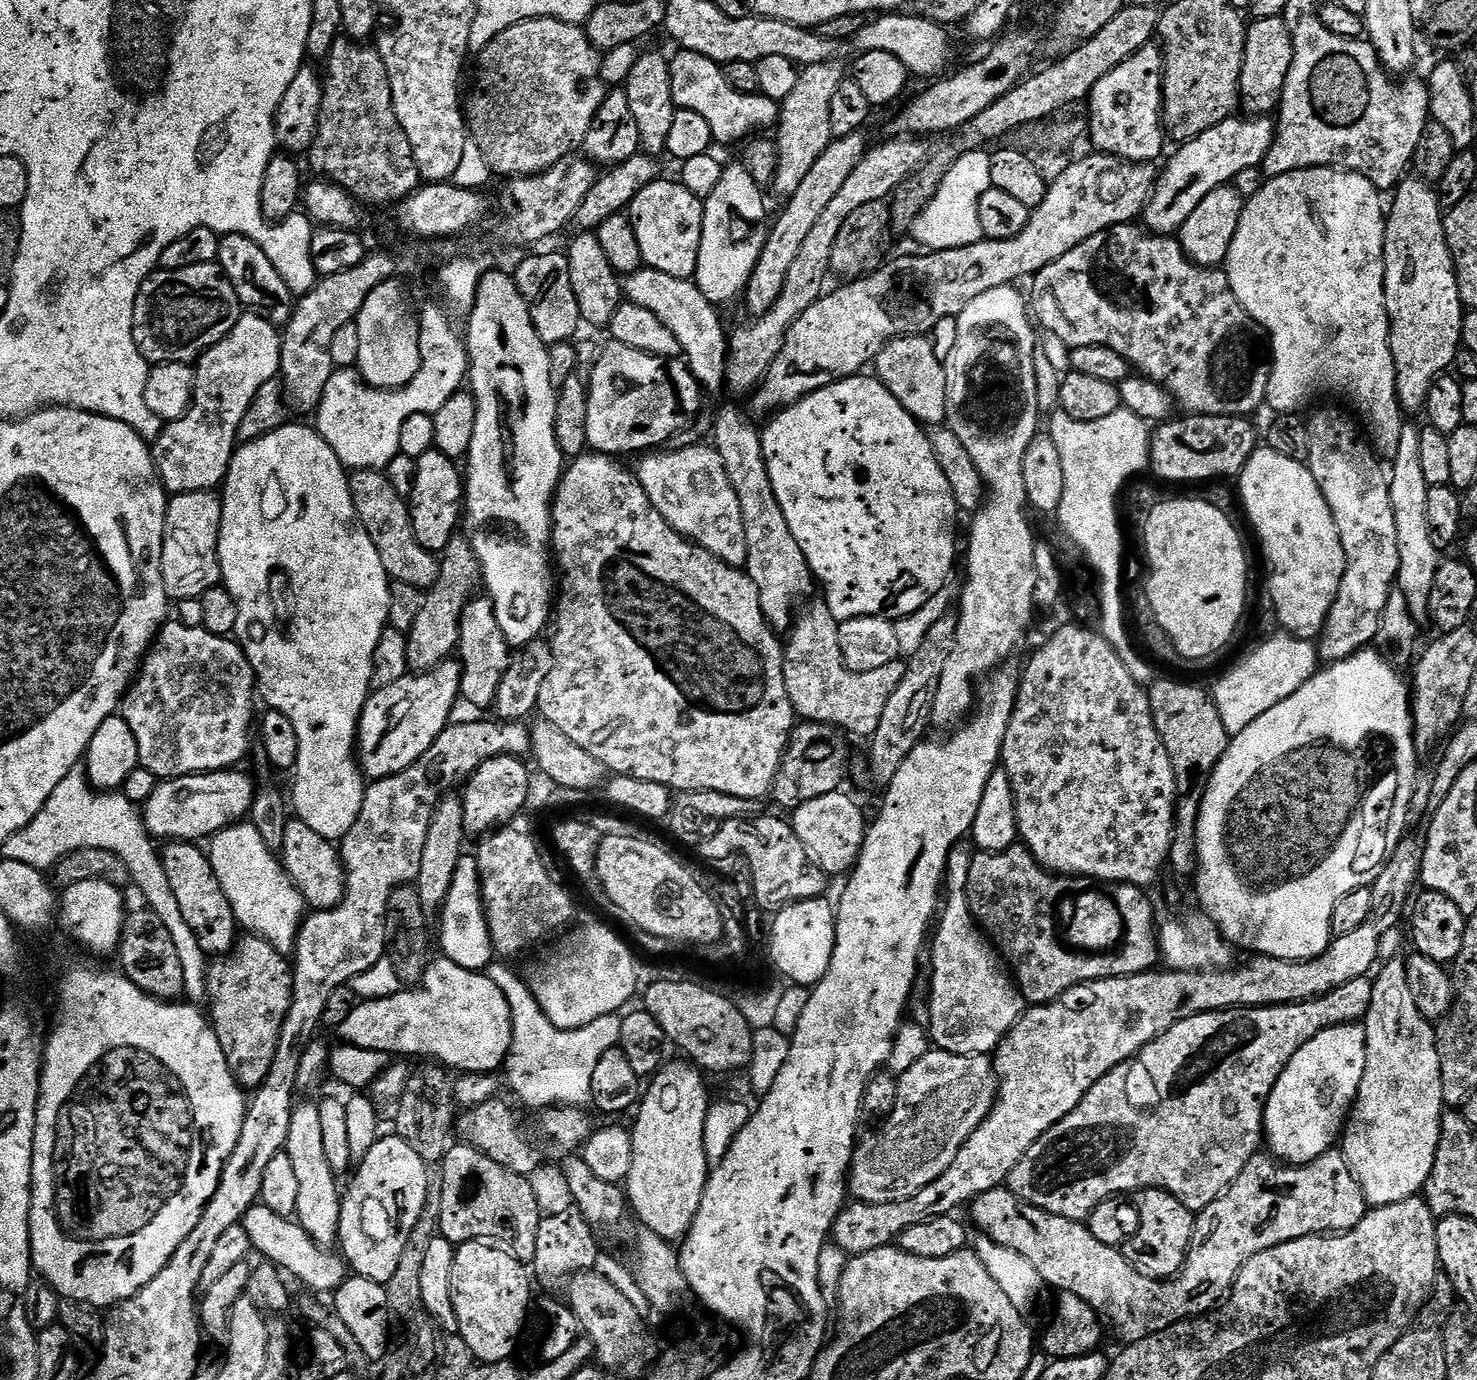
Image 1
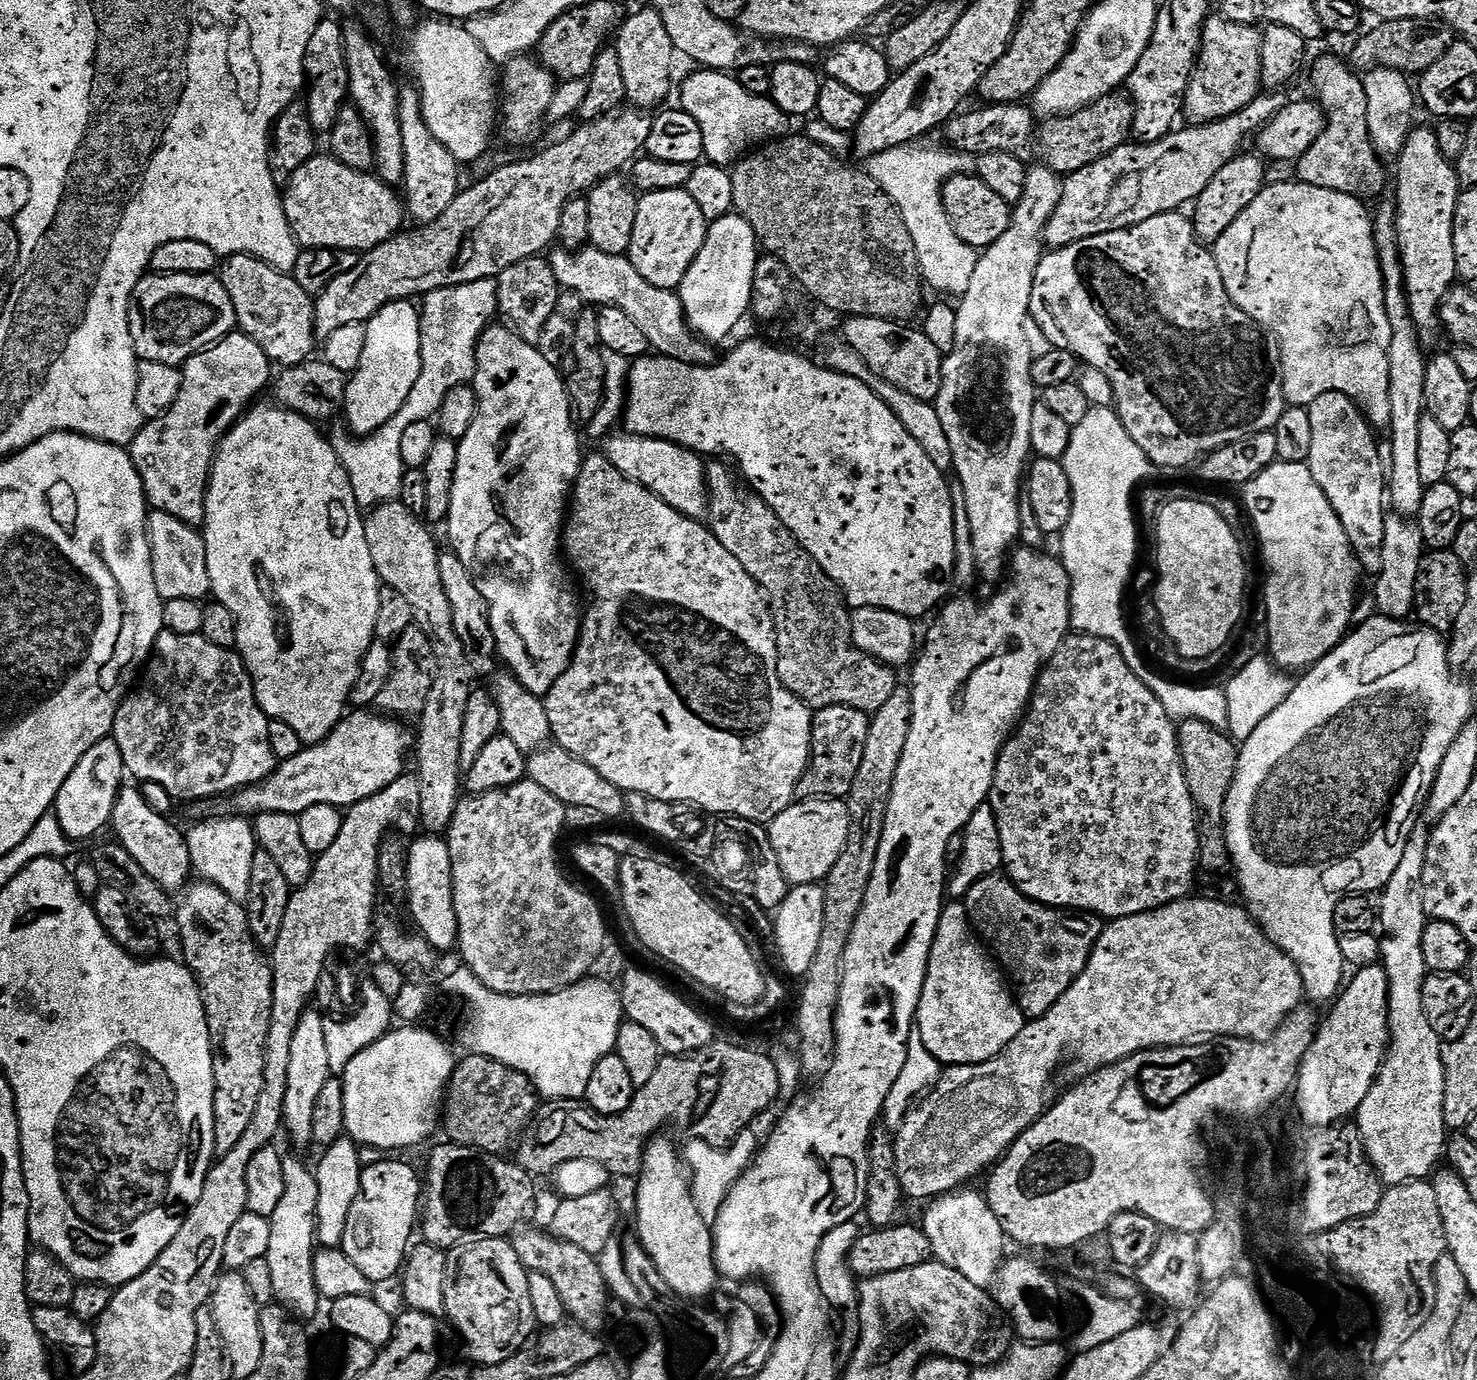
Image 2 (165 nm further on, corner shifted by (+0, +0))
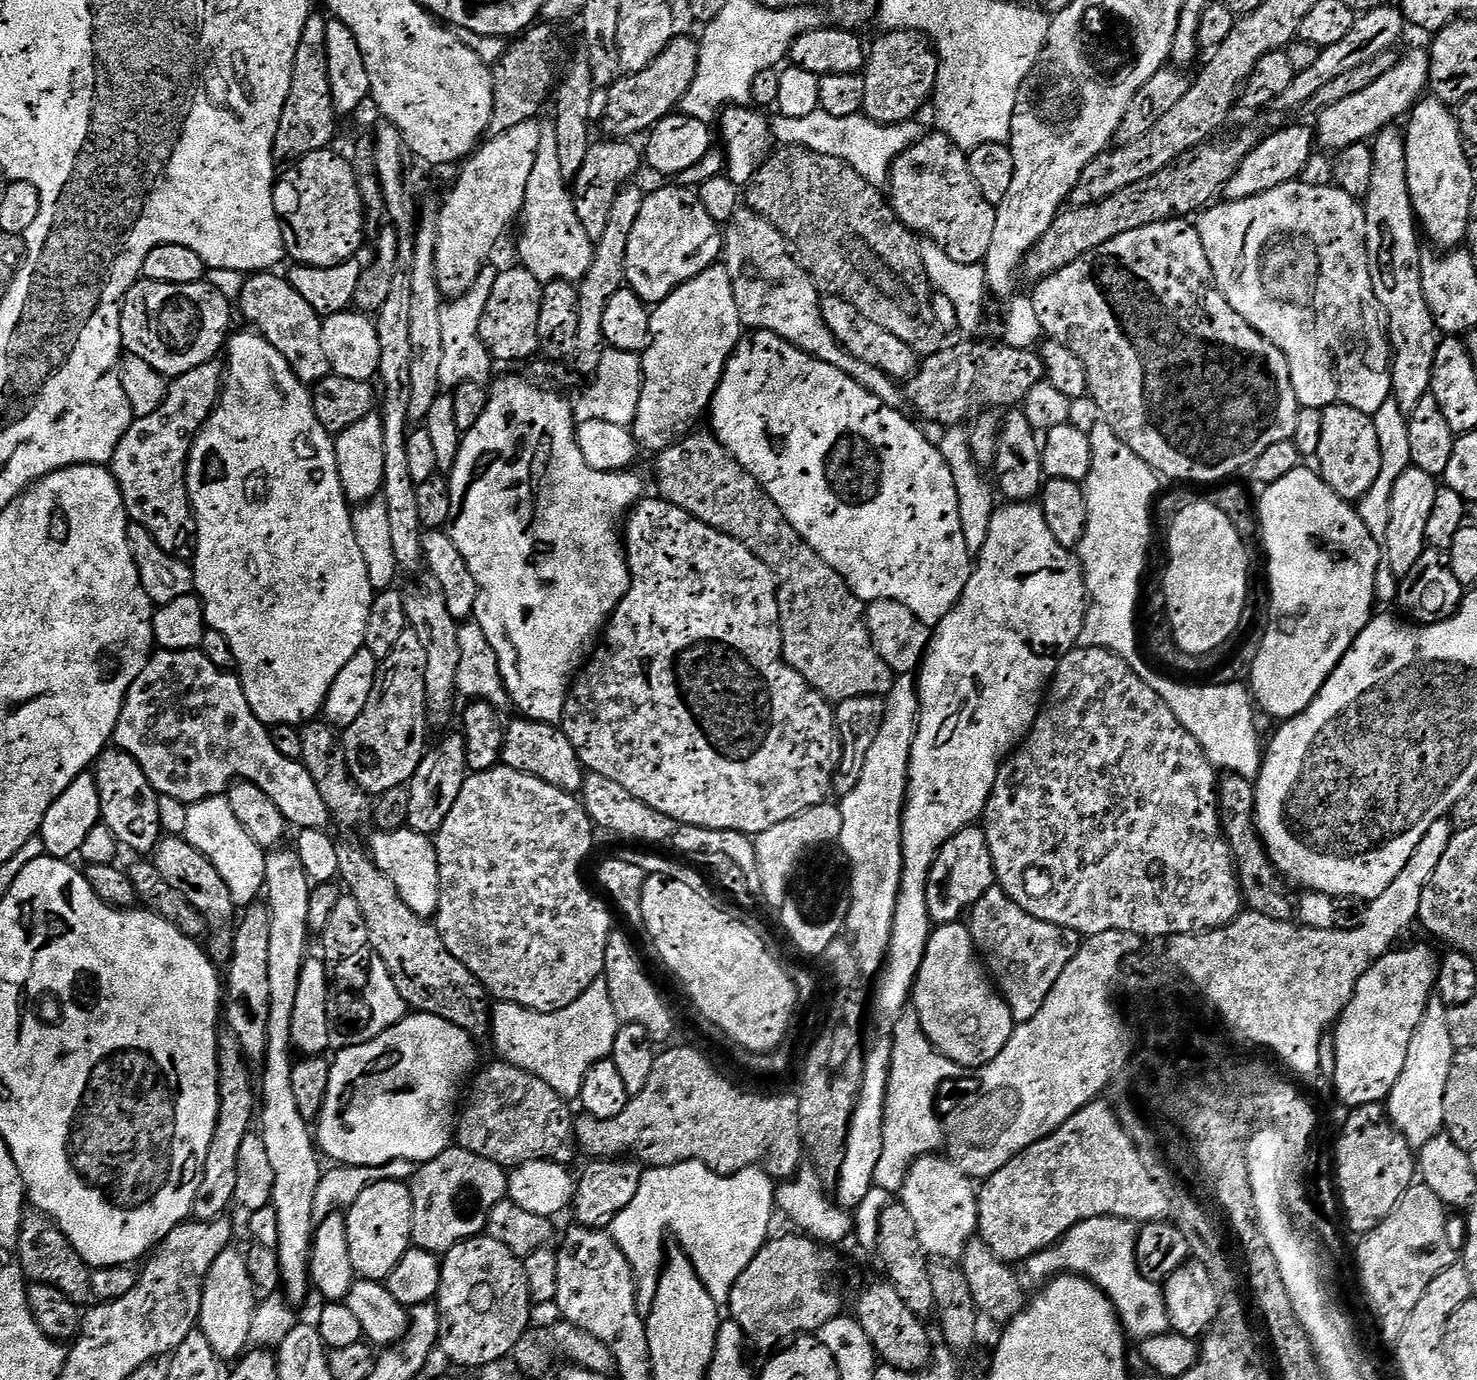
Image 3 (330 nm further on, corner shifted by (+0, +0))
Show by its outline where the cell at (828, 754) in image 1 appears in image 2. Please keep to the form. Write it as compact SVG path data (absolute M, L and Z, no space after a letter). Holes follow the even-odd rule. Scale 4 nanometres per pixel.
M850 706L819 709L812 718L812 756L800 780L799 795L804 798L844 800L850 786L854 786L858 766L862 766L862 754L866 751L866 738L871 725L869 713Z

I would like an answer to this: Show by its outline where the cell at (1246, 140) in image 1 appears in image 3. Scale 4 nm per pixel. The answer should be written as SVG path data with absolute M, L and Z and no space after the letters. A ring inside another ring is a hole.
M1412 52L1408 60L1389 67L1378 79L1370 82L1366 90L1358 90L1358 94L1350 94L1350 98L1342 98L1342 102L1334 102L1334 106L1321 108L1316 120L1314 140L1325 153L1339 154L1344 149L1371 141L1385 128L1395 125L1399 116L1407 117L1418 101L1425 95L1428 84L1429 57L1420 52Z

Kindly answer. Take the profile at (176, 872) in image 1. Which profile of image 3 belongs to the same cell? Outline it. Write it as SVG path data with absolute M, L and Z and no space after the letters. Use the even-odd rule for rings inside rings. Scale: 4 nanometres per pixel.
M112 746L101 752L96 759L94 775L101 798L100 819L103 827L109 828L125 849L133 848L134 851L140 852L136 854L155 853L156 846L162 839L158 818L160 796L154 790L150 778L146 778L142 766L138 766L138 762L130 754Z

